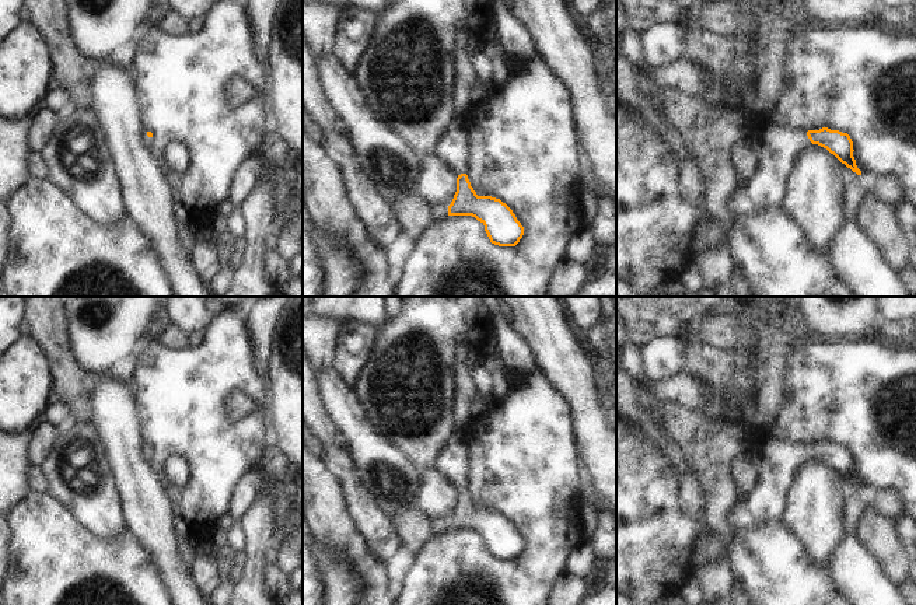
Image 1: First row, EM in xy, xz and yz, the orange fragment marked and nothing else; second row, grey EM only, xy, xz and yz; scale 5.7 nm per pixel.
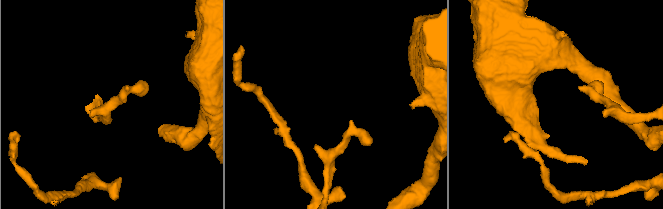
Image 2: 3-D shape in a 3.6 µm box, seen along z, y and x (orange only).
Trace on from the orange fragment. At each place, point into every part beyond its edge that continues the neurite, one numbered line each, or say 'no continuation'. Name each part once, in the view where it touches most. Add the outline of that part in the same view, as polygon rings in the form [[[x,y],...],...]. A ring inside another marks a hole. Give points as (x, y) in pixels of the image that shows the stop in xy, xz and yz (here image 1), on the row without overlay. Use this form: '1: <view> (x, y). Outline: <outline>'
1: yz (776, 462). Outline: [[[765,440],[762,447],[755,448],[752,458],[759,476],[748,500],[728,514],[733,529],[751,531],[782,522],[787,510],[784,493],[793,485],[796,471],[812,457],[807,444]]]

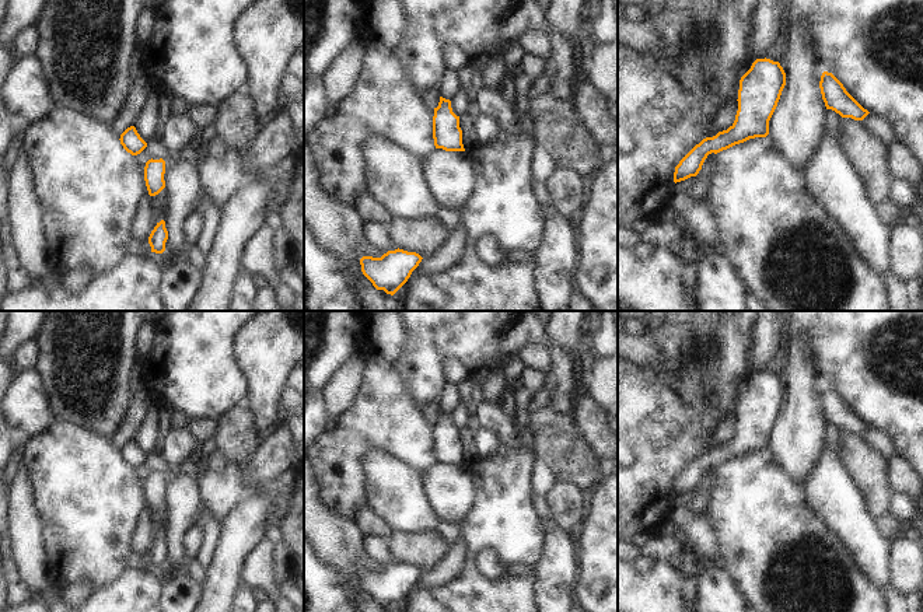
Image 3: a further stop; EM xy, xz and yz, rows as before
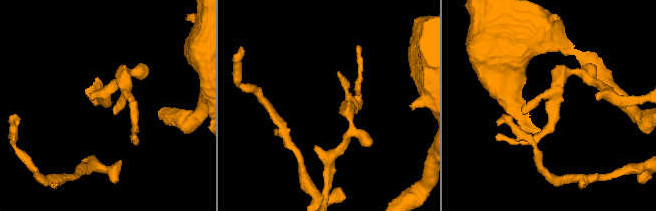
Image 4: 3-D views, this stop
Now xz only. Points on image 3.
no continuation.

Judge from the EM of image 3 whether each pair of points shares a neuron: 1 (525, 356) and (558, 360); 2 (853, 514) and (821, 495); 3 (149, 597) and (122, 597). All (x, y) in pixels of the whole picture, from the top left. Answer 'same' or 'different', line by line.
1: different
2: same
3: same

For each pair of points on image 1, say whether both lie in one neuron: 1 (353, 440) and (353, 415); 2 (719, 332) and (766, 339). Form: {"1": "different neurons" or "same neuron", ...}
{"1": "same neuron", "2": "same neuron"}

